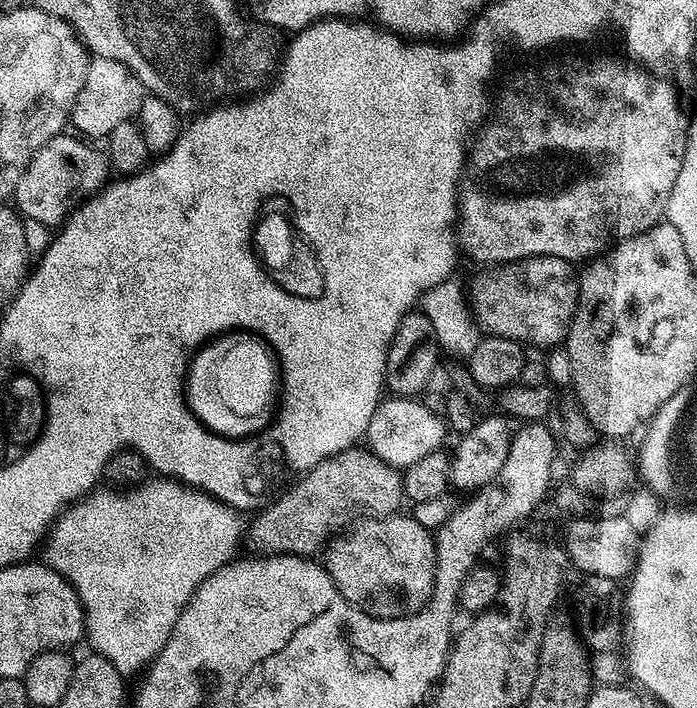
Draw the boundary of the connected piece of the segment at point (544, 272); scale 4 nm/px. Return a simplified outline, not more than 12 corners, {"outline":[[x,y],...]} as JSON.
{"outline":[[529,256],[476,292],[485,333],[546,348],[580,293],[573,265]]}

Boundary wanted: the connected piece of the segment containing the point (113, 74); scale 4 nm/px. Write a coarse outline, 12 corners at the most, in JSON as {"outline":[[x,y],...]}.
{"outline":[[93,57],[72,105],[79,135],[105,139],[137,117],[146,89],[114,59]]}

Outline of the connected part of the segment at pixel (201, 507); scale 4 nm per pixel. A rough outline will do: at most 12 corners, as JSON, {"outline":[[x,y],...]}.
{"outline":[[176,482],[93,491],[51,567],[131,678],[237,555],[237,511]]}

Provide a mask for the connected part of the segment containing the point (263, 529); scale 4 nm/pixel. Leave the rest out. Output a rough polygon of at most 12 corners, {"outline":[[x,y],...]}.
{"outline":[[353,446],[246,528],[249,553],[315,557],[328,528],[401,511],[402,476]]}

